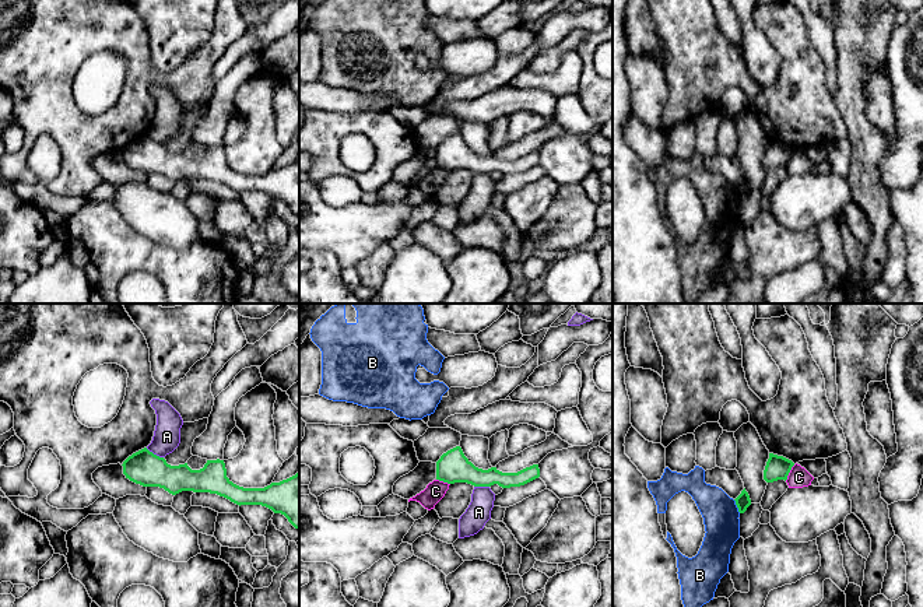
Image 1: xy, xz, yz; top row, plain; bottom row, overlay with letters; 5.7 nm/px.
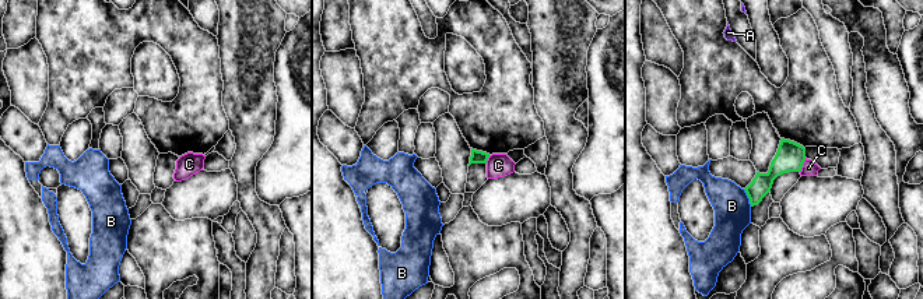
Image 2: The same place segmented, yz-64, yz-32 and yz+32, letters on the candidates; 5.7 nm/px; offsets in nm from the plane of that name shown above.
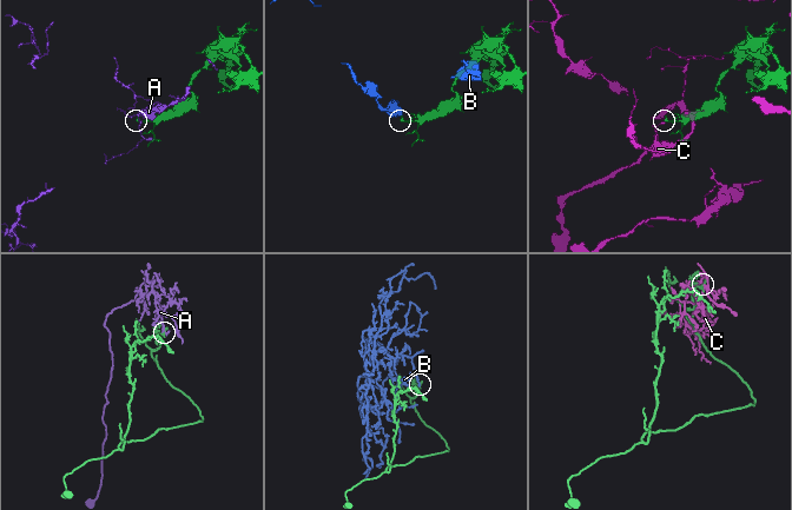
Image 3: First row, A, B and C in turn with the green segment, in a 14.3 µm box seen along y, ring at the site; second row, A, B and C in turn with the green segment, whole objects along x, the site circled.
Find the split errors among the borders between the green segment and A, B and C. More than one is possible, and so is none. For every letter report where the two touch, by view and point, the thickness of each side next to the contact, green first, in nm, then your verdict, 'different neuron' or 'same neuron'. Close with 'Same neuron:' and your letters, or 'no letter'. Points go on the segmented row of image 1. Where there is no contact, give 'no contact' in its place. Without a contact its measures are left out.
A: contact xy (153, 453); calibres 200 and 160 nm; different neuron
B: contact yz (737, 506); calibres 90 and 220 nm; different neuron
C: contact yz (789, 472); calibres 140 and 120 nm; different neuron
Same neuron: no letter

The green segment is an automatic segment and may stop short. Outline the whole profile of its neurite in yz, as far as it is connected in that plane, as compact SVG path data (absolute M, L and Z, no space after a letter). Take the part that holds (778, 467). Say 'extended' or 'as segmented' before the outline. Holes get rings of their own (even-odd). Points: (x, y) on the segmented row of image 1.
as segmented | M769 453L769 459L764 470L764 480L766 483L773 483L778 480L786 481L793 466L794 463L792 460Z

